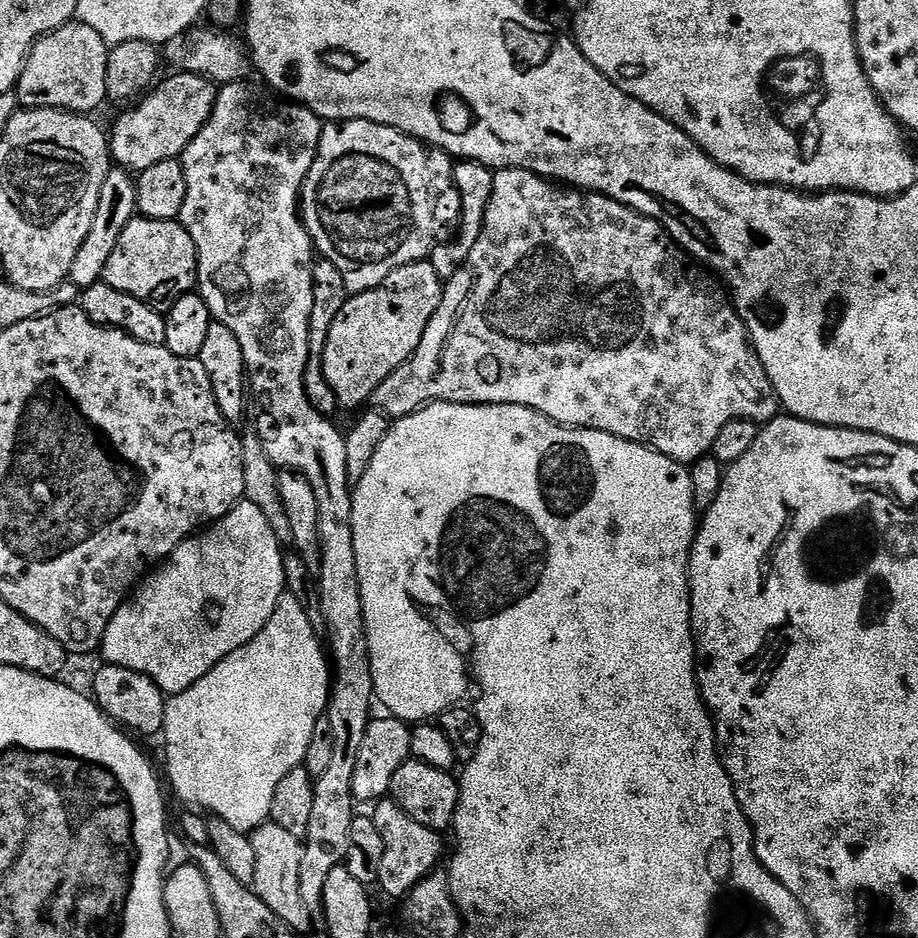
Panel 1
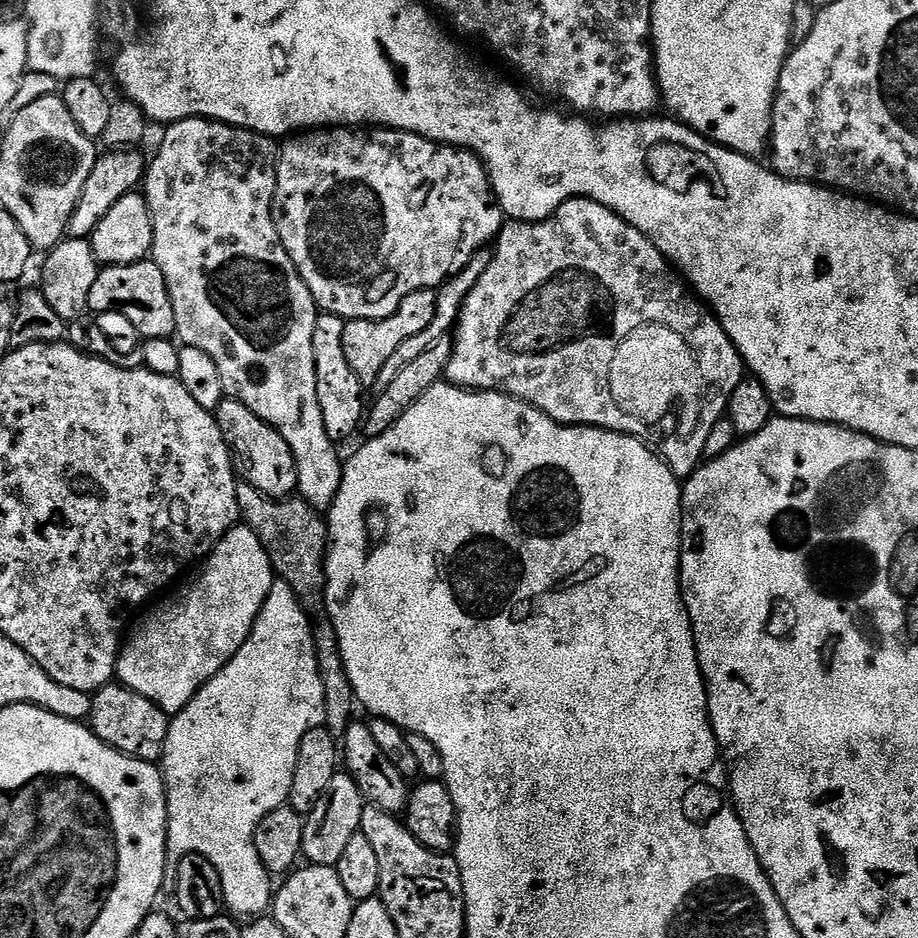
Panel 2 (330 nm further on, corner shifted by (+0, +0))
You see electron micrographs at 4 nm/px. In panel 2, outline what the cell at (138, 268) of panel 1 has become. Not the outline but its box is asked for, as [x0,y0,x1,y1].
[88,260,176,338]

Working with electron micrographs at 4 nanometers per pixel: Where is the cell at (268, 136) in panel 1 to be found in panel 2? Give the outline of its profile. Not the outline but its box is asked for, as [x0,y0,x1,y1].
[142,116,342,510]

